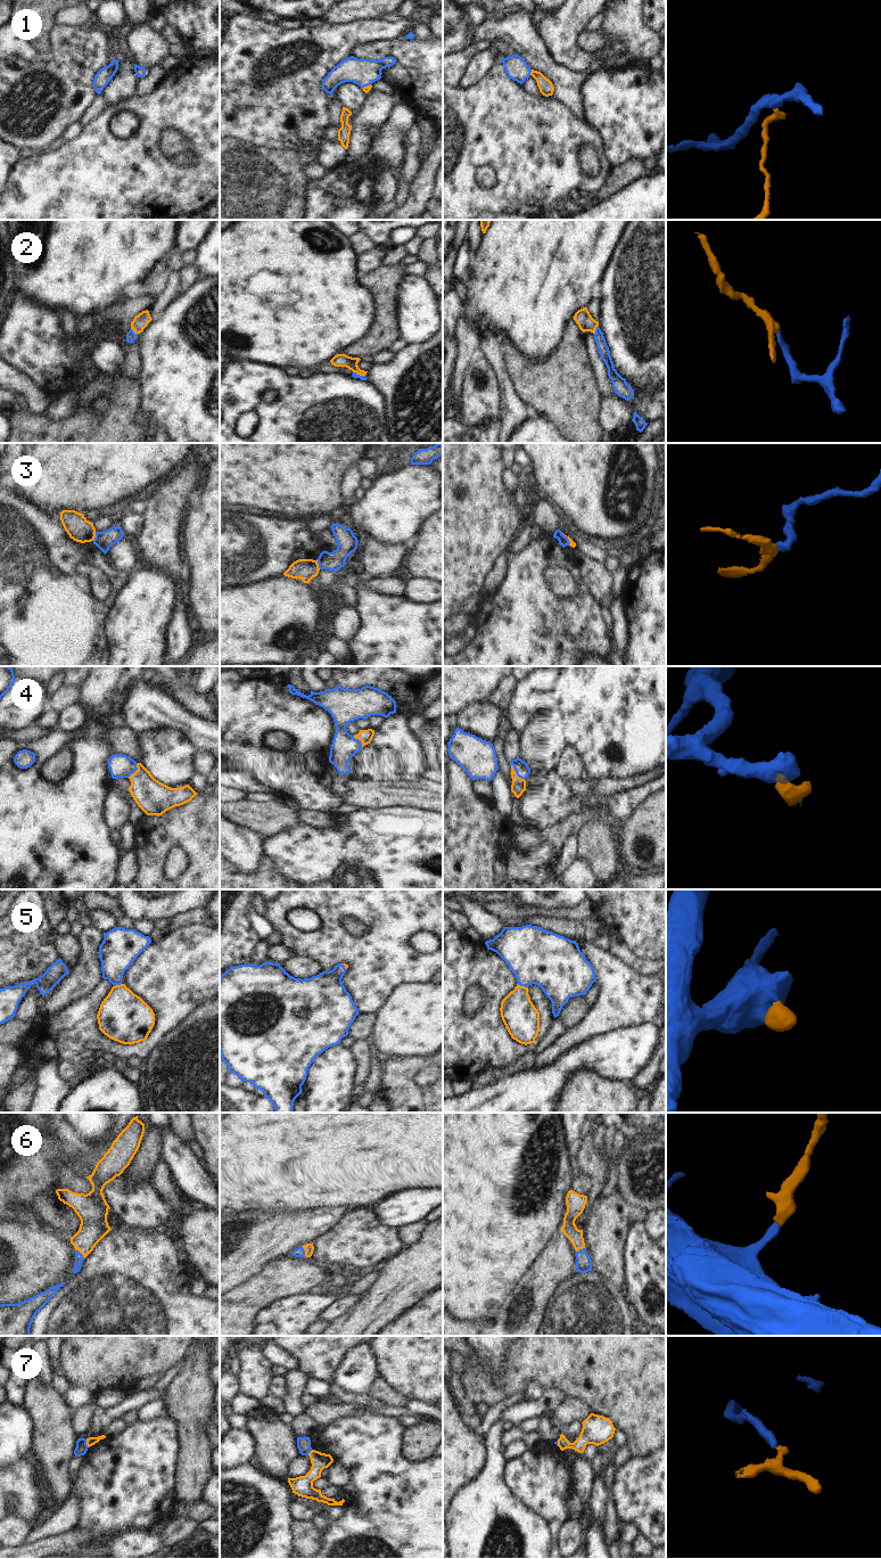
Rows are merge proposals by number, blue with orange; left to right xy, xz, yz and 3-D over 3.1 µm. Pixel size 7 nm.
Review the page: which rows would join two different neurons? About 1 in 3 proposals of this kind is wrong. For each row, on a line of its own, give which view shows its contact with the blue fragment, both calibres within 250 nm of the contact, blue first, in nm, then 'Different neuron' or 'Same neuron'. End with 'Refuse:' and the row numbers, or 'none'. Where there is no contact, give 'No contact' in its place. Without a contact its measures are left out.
1: Touches blue in yz. Thickness 160 nm (blue) against 100 nm. Same neuron
2: Touches blue in xy. Thickness 70 nm (blue) against 110 nm. Same neuron
3: Touches blue in xz. Thickness 140 nm (blue) against 150 nm. Different neuron
4: Touches blue in yz. Thickness 100 nm (blue) against 100 nm. Same neuron
5: Touches blue in yz. Thickness 380 nm (blue) against 260 nm. Same neuron
6: Touches blue in xz. Thickness 70 nm (blue) against 70 nm. Same neuron
7: Touches blue in xy. Thickness 90 nm (blue) against 60 nm. Different neuron
Refuse: 3, 7.

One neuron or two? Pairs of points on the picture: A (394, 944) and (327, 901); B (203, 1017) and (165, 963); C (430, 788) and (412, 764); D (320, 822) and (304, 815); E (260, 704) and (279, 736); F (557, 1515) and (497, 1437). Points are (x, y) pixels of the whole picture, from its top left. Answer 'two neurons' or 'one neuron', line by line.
A: one neuron
B: two neurons
C: two neurons
D: one neuron
E: two neurons
F: two neurons

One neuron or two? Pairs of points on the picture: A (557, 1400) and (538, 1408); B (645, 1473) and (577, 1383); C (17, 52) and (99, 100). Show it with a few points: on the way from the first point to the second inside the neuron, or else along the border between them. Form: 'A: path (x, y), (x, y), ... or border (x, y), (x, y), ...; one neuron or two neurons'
A: path (552, 1402), (548, 1406), (543, 1406); one neuron
B: border (653, 1453), (644, 1459), (631, 1459); two neurons
C: border (98, 95), (79, 120); two neurons

